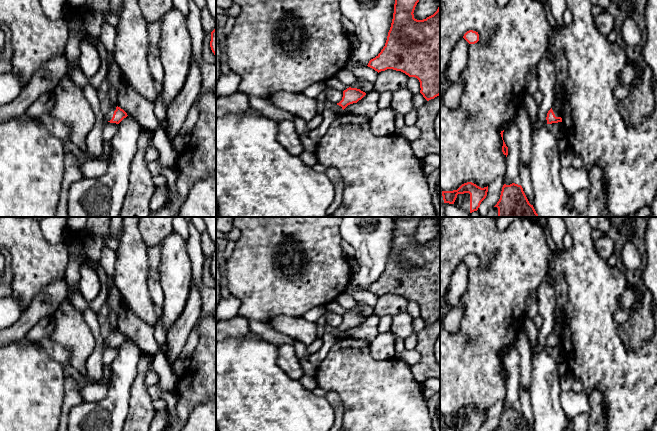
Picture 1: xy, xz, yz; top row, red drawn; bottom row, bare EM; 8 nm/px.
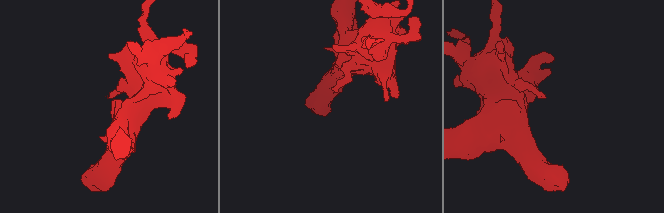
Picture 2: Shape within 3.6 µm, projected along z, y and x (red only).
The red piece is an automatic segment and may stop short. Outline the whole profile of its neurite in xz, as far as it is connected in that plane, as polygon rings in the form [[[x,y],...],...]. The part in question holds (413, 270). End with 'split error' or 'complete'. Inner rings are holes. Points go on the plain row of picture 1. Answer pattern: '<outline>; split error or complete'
[[[393,217],[394,237],[385,270],[368,287],[378,297],[387,293],[401,295],[420,306],[420,317],[429,325],[440,319],[440,228],[437,235],[423,244],[414,242],[414,234],[424,217]]]; complete

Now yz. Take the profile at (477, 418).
[[[467,406],[457,414],[442,415],[442,420],[444,427],[455,428],[458,431],[480,431],[487,416],[488,410],[481,412],[472,406]]]; split error

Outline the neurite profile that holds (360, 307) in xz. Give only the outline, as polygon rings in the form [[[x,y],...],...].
[[[332,301],[324,307],[326,310],[329,310],[333,313],[336,313],[336,314],[339,314],[342,316],[349,311],[360,313],[361,315],[365,316],[366,318],[373,314],[373,308],[363,302],[357,302],[356,305],[349,310],[343,308],[336,301]]]

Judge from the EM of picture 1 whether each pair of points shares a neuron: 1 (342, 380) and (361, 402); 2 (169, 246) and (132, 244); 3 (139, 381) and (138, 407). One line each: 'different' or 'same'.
1: same
2: different
3: same

